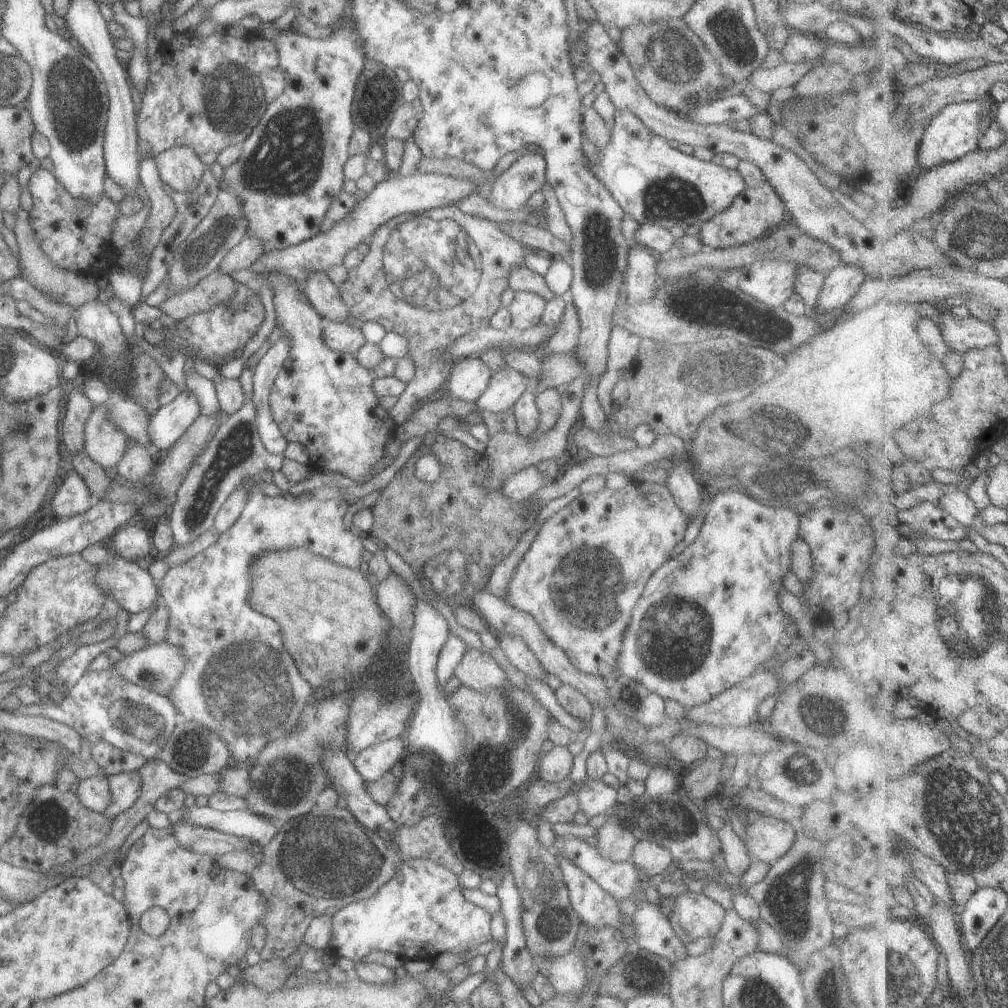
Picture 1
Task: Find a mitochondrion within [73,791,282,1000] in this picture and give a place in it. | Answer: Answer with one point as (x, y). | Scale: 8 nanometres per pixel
(211, 892)

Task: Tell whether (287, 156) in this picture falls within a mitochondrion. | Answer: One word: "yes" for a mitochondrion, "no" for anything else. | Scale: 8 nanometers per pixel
yes

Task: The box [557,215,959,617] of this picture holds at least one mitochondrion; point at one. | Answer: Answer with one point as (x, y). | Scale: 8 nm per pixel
(711, 354)

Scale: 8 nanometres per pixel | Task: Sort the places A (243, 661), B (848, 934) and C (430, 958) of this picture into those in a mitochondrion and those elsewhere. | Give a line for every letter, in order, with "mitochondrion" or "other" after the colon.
A: mitochondrion
B: other
C: other

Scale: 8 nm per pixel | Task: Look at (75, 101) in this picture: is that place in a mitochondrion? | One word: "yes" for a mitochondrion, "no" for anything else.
yes

